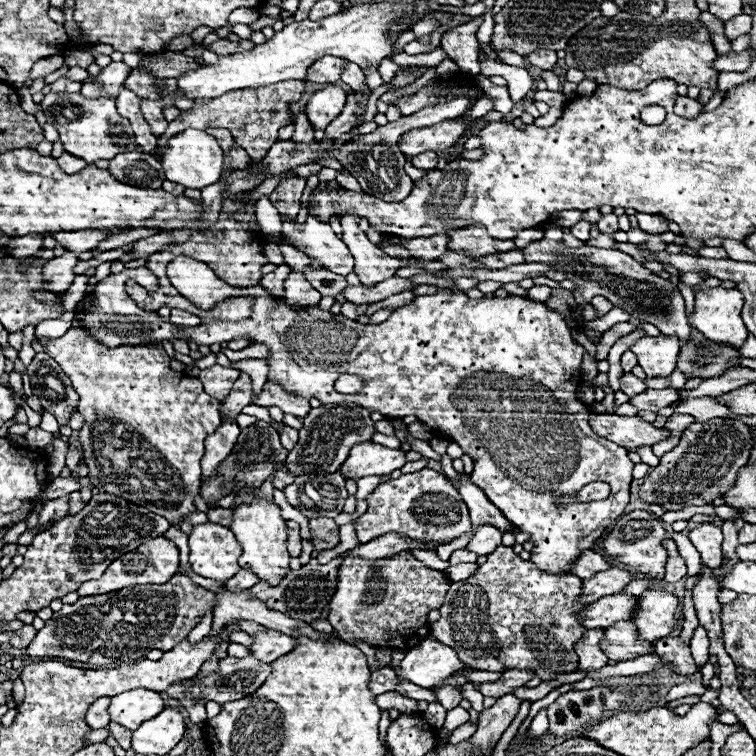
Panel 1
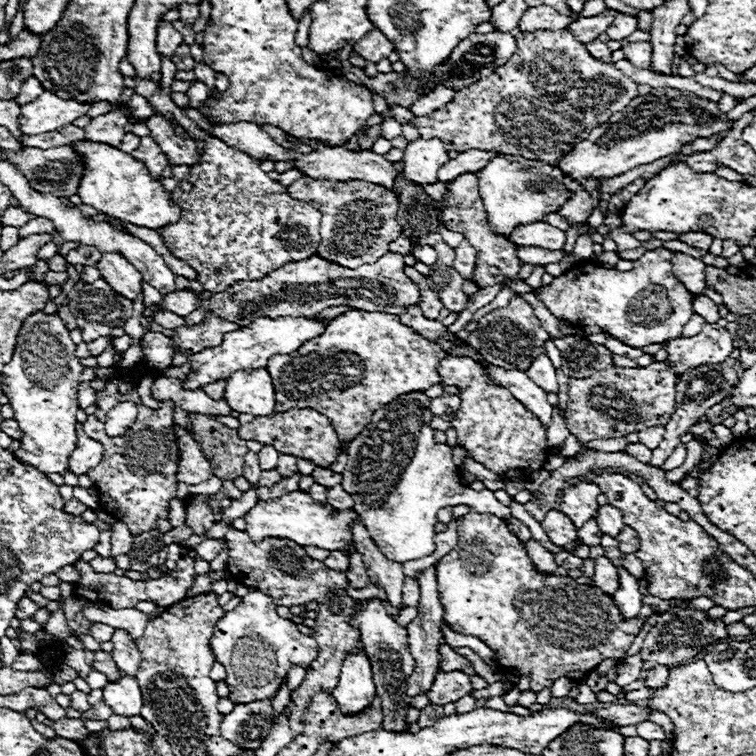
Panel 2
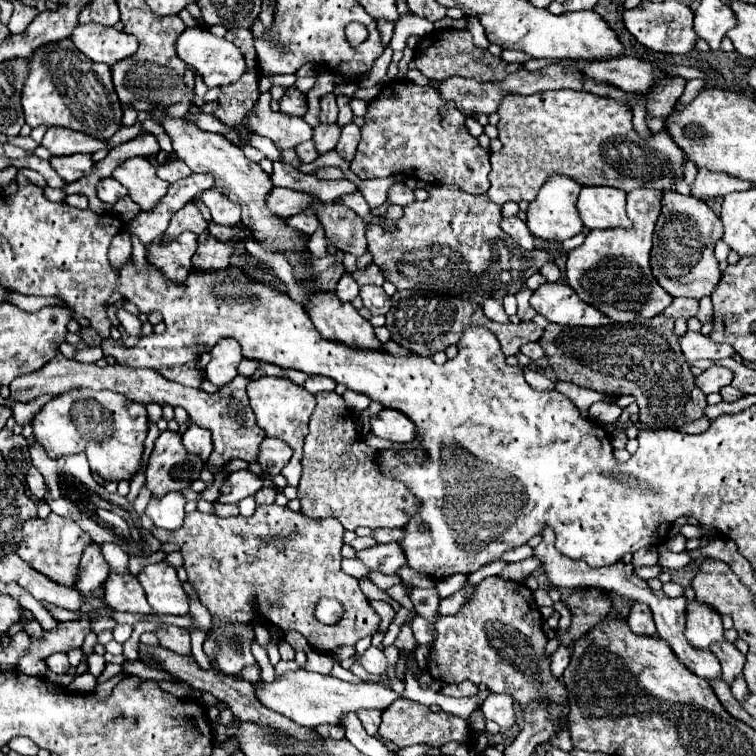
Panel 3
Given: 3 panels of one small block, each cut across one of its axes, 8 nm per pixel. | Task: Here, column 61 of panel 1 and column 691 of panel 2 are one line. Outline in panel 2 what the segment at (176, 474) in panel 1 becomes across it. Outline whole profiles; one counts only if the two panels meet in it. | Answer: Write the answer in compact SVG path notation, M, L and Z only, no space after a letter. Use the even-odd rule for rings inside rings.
M706 324L700 334L692 338L674 338L666 342L668 360L680 376L686 368L700 364L720 364L734 350L732 336L724 326Z

